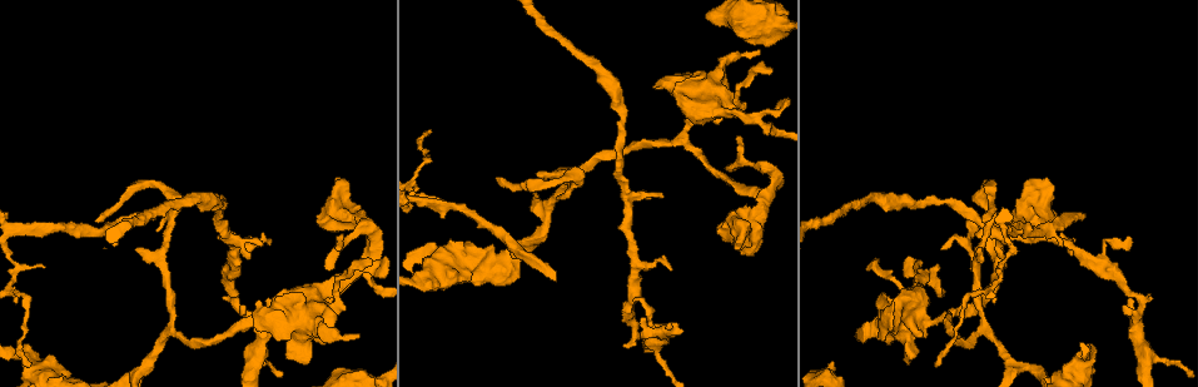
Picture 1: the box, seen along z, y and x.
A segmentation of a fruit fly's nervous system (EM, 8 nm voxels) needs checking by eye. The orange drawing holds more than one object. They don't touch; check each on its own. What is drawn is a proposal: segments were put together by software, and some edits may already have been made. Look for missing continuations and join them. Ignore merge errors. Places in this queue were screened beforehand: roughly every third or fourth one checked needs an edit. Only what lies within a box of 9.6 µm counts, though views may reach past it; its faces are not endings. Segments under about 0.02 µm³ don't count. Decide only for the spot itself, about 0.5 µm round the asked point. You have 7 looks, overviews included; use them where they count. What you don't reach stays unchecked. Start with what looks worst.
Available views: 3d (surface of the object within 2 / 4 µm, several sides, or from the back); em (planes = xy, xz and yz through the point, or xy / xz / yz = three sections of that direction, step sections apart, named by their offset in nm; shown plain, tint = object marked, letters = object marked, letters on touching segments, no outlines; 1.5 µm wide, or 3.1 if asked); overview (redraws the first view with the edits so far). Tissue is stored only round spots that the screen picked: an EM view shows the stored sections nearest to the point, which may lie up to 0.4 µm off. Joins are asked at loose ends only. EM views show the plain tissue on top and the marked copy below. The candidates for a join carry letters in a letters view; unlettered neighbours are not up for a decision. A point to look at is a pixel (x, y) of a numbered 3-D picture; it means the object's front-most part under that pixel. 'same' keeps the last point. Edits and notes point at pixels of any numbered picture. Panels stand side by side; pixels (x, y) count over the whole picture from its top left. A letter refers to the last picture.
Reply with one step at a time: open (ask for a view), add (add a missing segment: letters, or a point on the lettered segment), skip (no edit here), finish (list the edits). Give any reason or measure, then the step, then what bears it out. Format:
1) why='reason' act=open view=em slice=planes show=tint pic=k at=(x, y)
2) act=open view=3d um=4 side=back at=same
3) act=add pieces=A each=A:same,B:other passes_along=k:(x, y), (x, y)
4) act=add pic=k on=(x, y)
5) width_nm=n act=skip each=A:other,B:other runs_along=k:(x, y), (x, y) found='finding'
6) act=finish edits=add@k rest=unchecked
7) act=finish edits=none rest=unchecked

why='free end' act=open view=em slice=planes show=letters pic=1 at=(1086, 215)

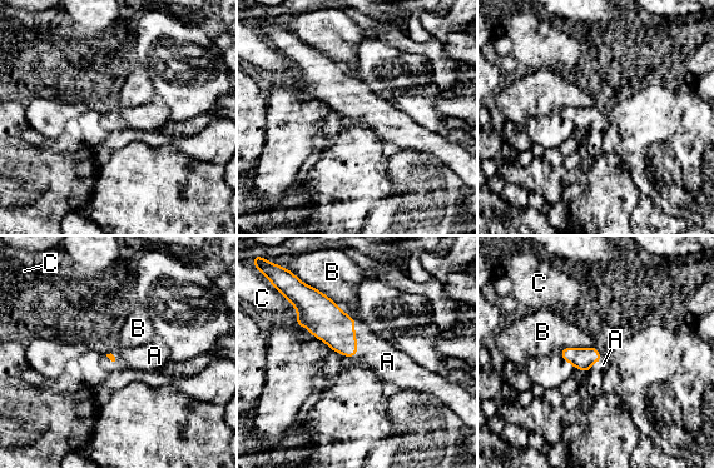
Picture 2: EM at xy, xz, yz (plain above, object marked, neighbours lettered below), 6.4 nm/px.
act=add pieces=A each=A:same,B:other,C:other found='it goes on there'

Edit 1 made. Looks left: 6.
why='redraw' act=open view=overview

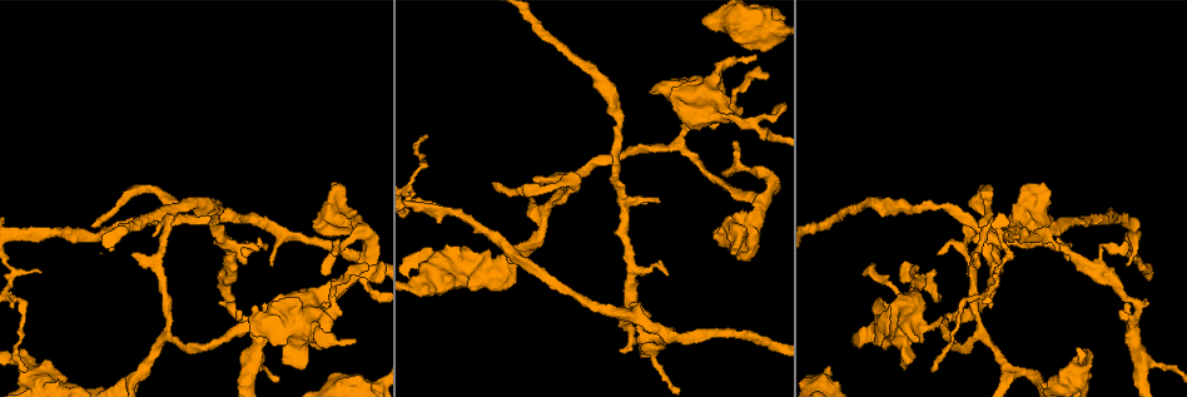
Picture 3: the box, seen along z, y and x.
why='stops while still wide' act=open view=3d um=4 pic=1 at=(682, 329)

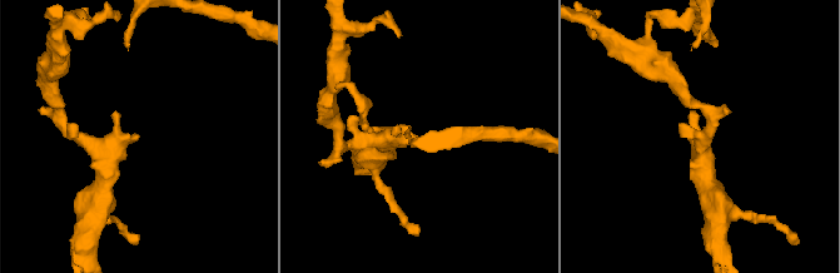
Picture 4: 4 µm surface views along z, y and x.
act=open view=em slice=planes show=letters pic=4 at=(139, 137)

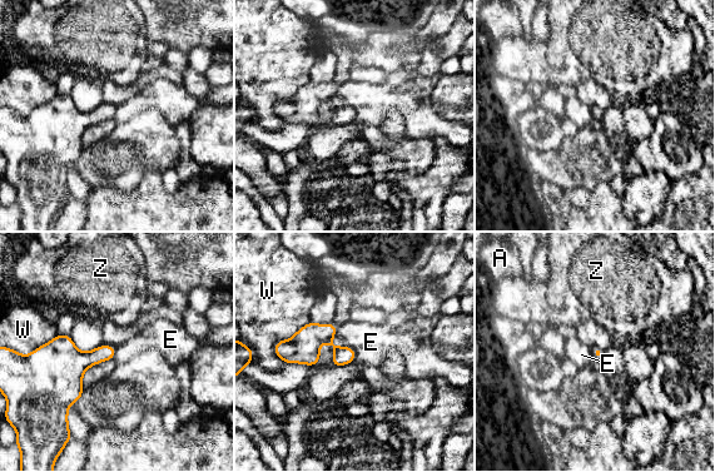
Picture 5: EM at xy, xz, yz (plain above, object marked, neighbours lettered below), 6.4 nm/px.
longest_contact=W:320nm act=skip each=A:other,E:other,W:other,Z:other border=5:(347, 346), (356, 356) found='no lettered segment goes on from it'

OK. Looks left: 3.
why='free end' act=open view=3d um=2 pic=3 at=(643, 204)

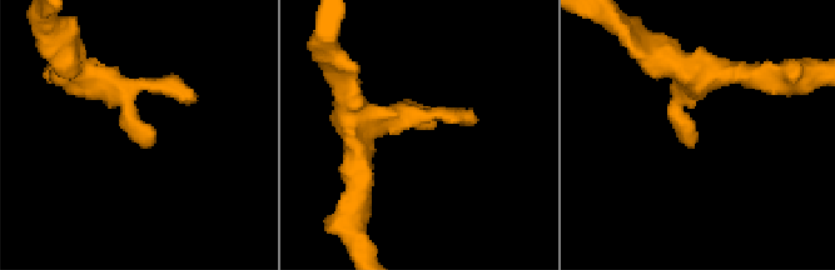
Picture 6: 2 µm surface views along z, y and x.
act=open view=em slice=planes show=letters pic=6 at=(692, 146)

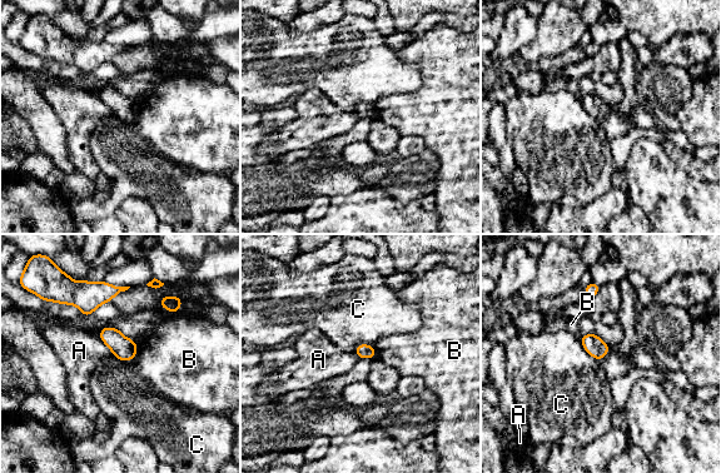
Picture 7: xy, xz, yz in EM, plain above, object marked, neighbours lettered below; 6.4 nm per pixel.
longest_contact=A:200nm act=skip each=A:other,B:other,C:other border=7:(580, 339), (583, 348), (598, 362) found='none of them fits'

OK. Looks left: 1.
act=finish edits=add@2 rest=unchecked

